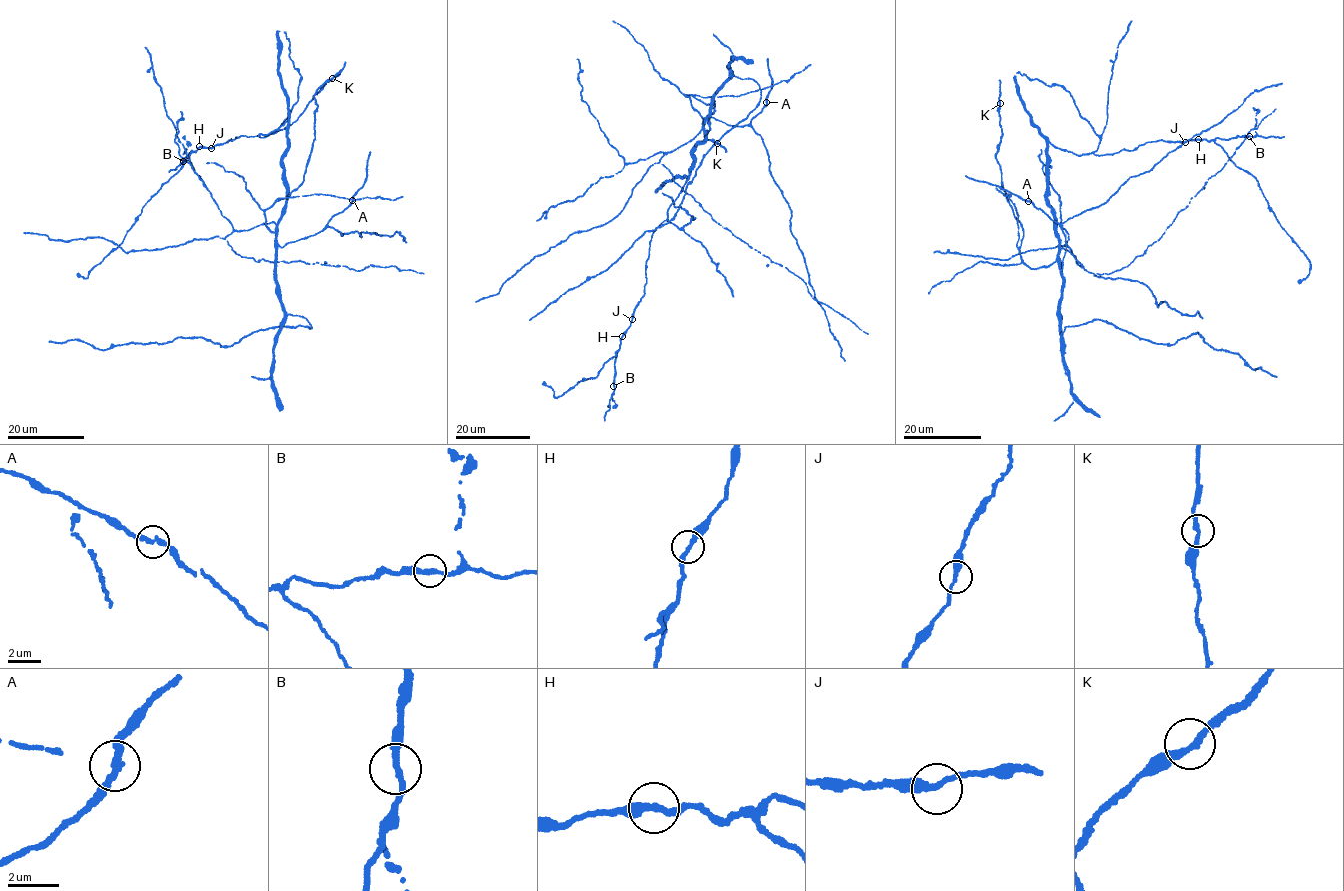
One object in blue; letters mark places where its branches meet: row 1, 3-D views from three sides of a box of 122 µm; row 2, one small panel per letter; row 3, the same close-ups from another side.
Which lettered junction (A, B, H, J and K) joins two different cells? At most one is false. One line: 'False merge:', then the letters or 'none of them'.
False merge: none of them

